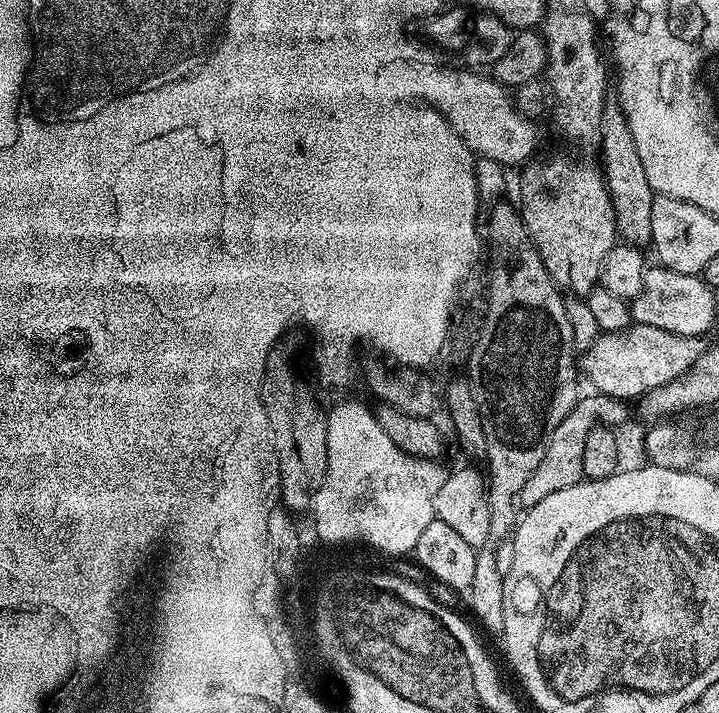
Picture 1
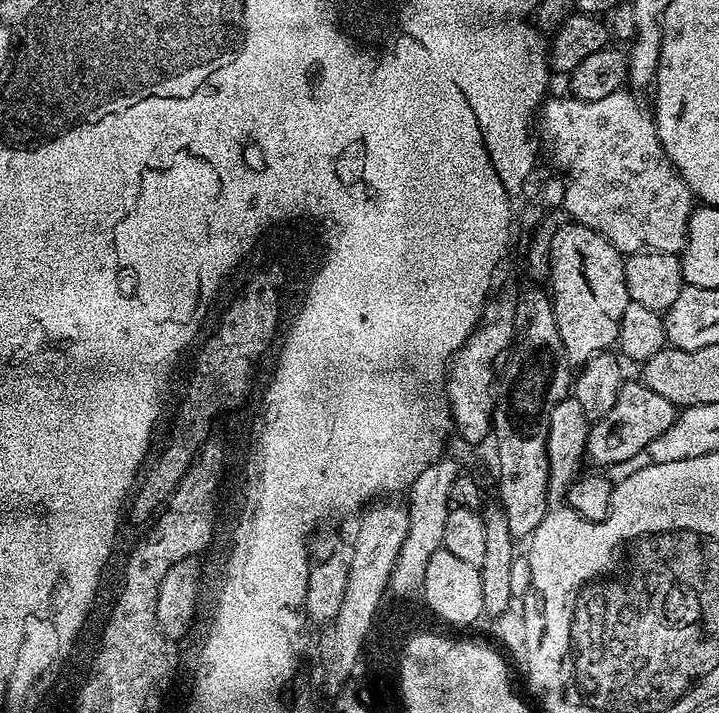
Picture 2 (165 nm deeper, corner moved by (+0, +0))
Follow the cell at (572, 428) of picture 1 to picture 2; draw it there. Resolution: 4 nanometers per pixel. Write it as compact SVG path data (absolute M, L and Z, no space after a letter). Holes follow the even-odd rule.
M639 379L621 383L620 393L610 406L610 410L602 417L601 420L595 421L591 425L588 434L588 444L586 456L587 459L593 460L596 464L611 466L618 462L626 462L626 458L634 458L638 450L642 450L658 434L666 434L670 426L674 426L678 409L676 405L671 404L662 394L654 394Z

